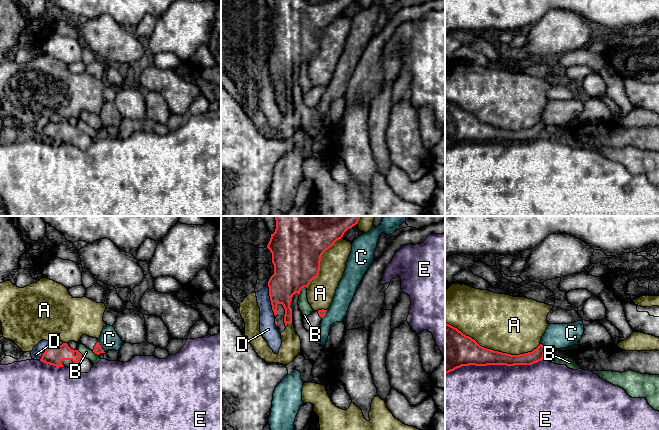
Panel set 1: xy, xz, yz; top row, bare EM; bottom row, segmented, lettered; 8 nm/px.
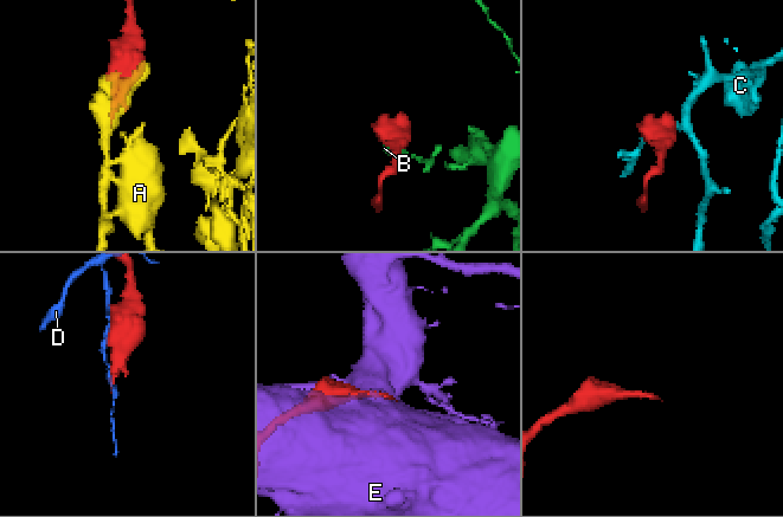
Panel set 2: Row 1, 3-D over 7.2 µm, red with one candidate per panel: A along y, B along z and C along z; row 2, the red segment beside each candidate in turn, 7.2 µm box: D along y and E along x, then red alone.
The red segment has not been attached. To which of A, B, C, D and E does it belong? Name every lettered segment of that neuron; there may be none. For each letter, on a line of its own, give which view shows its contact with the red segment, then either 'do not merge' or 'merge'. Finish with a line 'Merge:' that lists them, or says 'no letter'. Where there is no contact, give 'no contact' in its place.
A: contact in yz; do not merge
B: contact in xz; do not merge
C: contact in xy; do not merge
D: contact in xz; do not merge
E: contact in yz; do not merge
Merge: no letter

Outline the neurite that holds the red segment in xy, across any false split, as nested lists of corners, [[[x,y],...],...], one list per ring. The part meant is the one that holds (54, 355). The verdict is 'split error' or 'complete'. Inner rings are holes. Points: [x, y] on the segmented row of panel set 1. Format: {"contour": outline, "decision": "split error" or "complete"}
{"contour": [[[67,343],[49,346],[42,354],[40,361],[56,367],[72,368],[80,373],[88,373],[94,365],[78,350],[71,349]]], "decision": "split error"}

